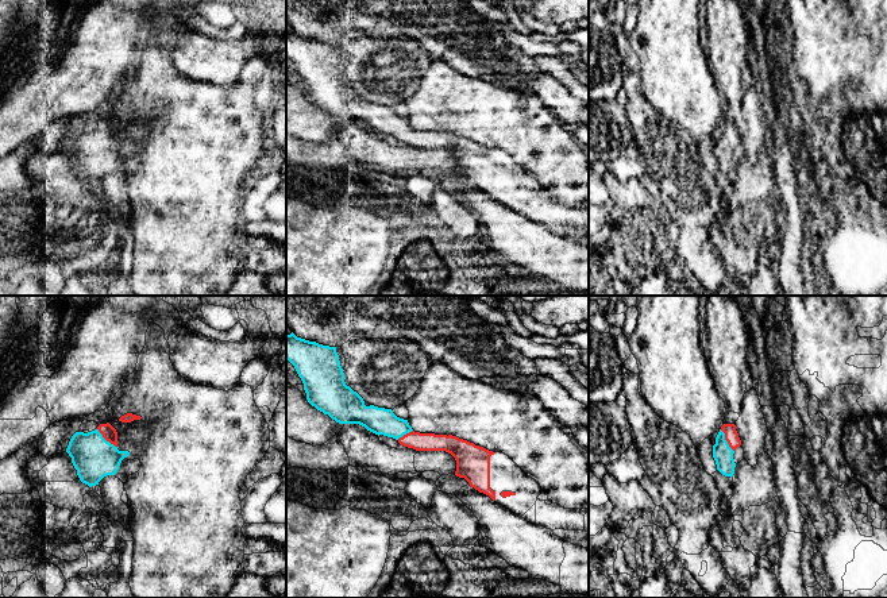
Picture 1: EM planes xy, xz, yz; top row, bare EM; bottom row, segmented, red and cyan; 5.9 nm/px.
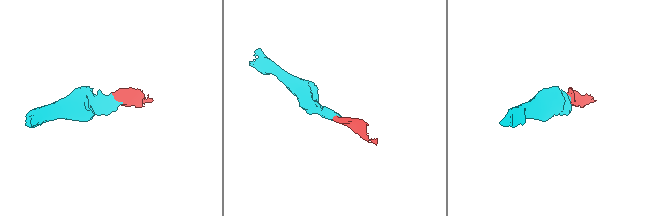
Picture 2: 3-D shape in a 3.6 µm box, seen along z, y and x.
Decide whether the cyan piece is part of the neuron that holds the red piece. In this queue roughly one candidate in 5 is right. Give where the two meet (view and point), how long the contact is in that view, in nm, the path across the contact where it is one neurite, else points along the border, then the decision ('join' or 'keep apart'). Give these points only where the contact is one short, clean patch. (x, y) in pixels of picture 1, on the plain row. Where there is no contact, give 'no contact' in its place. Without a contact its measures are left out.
xy (105, 137) | 170 nm | across xy (108, 130), (105, 137), (93, 155) | join

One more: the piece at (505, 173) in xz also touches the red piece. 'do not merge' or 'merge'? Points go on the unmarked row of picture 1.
merge

